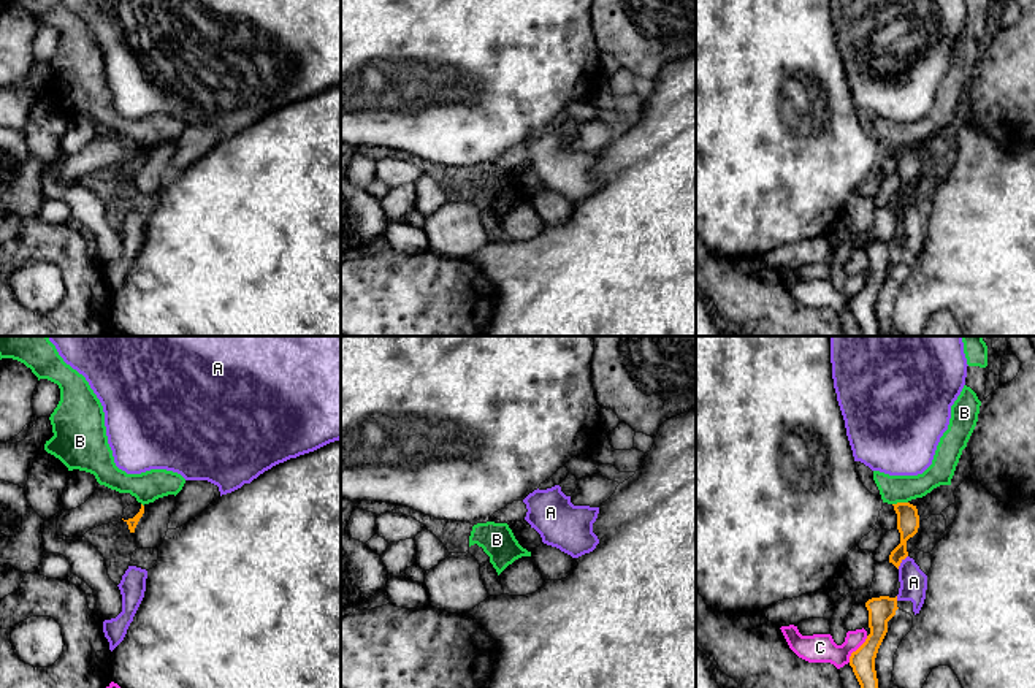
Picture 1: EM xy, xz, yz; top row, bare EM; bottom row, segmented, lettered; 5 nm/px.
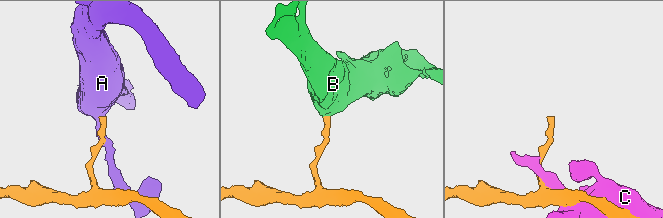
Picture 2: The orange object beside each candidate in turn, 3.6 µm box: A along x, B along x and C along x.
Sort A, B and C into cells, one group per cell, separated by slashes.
A / B / C

